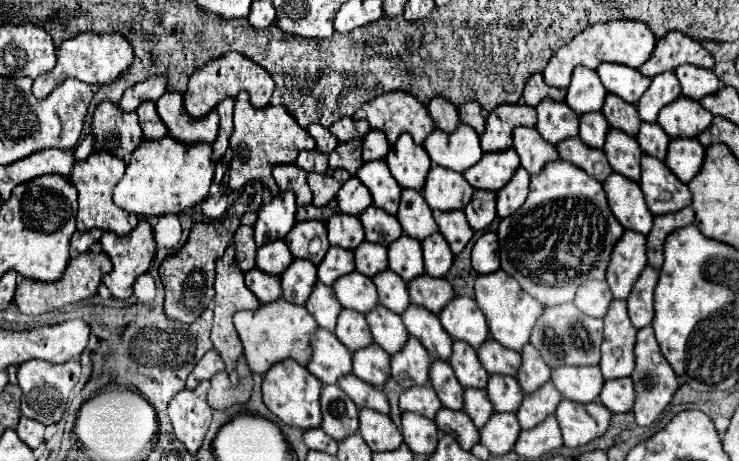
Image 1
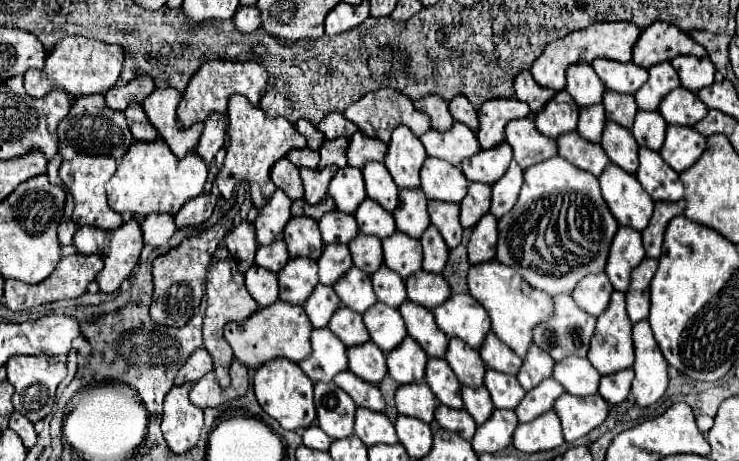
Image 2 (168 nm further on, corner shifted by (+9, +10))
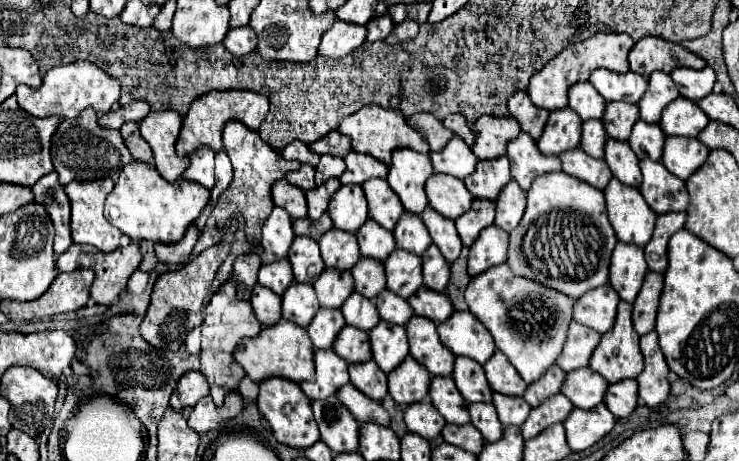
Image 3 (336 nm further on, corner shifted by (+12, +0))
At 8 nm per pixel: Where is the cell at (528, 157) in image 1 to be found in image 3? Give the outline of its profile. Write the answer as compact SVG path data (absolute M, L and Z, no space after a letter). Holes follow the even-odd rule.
M520 131L520 135L516 139L512 139L512 143L508 143L508 153L506 155L510 159L512 179L524 191L528 191L532 179L536 179L538 175L552 173L552 171L562 171L560 159L540 153L540 149L536 147L536 141L524 131Z

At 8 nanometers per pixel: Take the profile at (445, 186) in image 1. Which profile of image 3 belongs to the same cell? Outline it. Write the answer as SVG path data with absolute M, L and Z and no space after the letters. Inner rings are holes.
M434 173L428 177L426 195L430 207L448 219L458 219L470 209L472 203L472 195L464 187L462 179L442 173Z

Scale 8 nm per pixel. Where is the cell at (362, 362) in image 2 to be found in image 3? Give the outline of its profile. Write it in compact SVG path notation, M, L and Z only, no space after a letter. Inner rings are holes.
M376 361L352 363L350 365L350 383L374 401L382 401L384 395L388 393L386 373L376 365Z

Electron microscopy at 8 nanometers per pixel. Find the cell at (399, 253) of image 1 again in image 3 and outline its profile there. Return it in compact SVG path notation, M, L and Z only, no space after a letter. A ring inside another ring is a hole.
M396 249L384 261L386 267L386 287L396 295L408 299L422 285L422 259L416 253Z

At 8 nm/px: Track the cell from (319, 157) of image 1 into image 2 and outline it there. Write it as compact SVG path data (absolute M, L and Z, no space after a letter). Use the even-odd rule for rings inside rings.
M293 149L293 151L289 151L287 159L289 159L295 167L317 169L317 165L319 165L319 153L317 153L317 151L311 151L311 149Z

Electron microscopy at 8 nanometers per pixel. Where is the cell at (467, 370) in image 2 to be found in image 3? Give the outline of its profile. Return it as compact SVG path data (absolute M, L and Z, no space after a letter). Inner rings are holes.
M456 357L452 379L466 401L470 403L476 403L476 401L490 403L492 401L492 389L486 381L482 365L472 361L470 357Z

